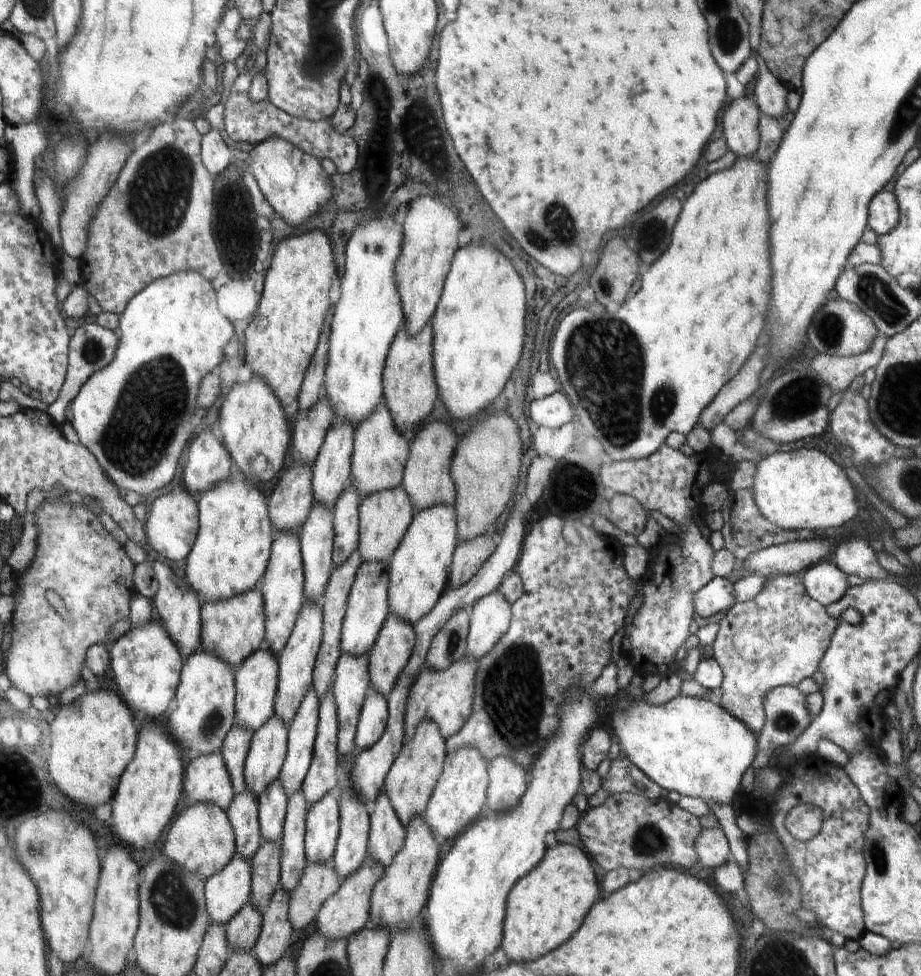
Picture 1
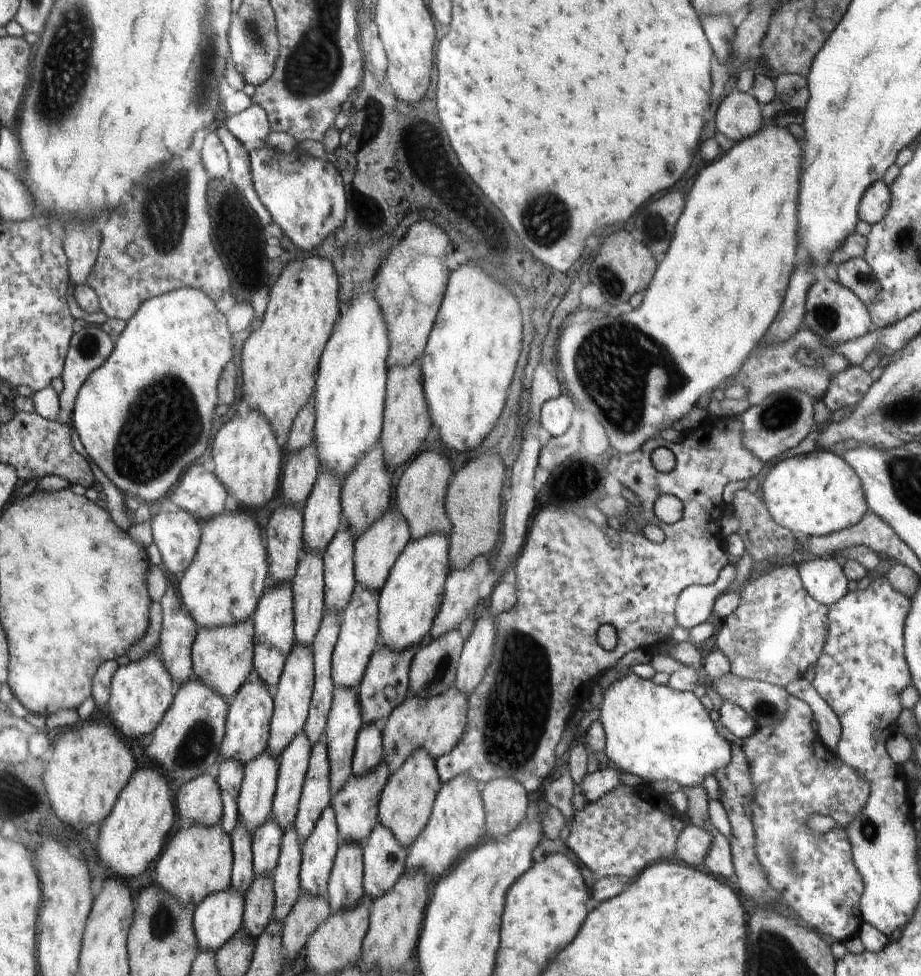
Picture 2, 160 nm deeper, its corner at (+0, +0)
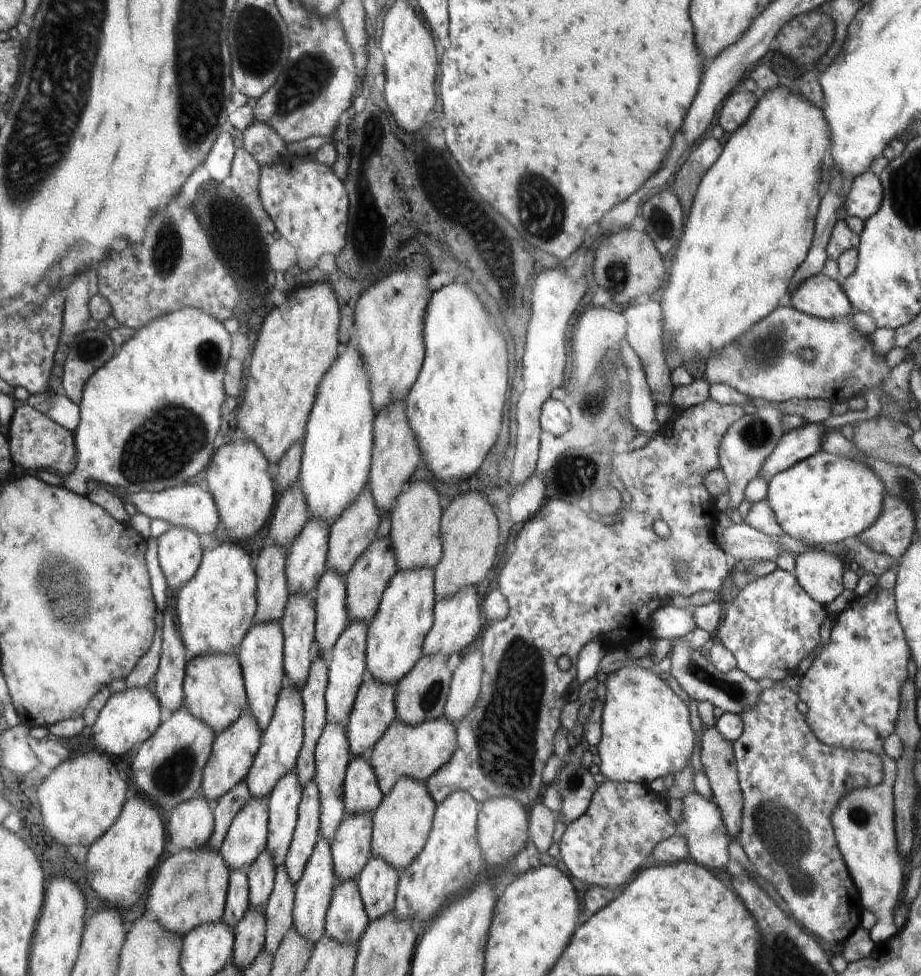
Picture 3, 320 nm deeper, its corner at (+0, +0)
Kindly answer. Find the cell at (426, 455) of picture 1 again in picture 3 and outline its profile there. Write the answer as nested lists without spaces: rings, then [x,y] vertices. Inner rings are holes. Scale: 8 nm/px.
[[[419,481],[410,485],[396,504],[391,512],[391,530],[388,536],[399,571],[434,569],[443,560],[443,544],[440,544],[440,516],[443,514],[438,504],[438,494],[430,483]]]

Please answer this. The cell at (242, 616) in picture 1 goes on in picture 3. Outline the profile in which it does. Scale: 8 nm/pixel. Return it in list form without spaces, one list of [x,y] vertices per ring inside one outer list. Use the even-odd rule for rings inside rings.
[[[208,655],[189,659],[183,693],[186,695],[185,708],[195,715],[218,736],[228,729],[250,704],[244,686],[243,669],[234,655]]]

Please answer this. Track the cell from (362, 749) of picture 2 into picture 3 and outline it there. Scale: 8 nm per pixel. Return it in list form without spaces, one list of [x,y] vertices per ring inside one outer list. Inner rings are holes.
[[[352,757],[343,786],[346,816],[373,816],[382,799],[383,794],[367,757]]]

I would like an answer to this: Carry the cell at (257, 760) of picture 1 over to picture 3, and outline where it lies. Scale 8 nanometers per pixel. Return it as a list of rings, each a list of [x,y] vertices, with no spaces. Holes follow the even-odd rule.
[[[268,797],[250,799],[234,817],[219,853],[232,871],[248,872],[249,866],[267,848]]]

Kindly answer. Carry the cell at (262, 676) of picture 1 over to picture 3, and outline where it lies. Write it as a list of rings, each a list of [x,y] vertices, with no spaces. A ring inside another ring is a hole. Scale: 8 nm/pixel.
[[[247,710],[226,730],[215,738],[214,748],[211,750],[210,760],[203,770],[202,796],[214,804],[235,788],[239,782],[245,781],[247,774],[254,764],[255,754],[262,741],[262,731],[259,729],[255,717]]]

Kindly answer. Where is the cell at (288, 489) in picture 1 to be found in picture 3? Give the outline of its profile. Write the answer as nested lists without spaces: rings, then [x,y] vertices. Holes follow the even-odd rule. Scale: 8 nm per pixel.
[[[273,541],[258,546],[254,570],[258,578],[256,602],[258,612],[254,615],[257,623],[279,621],[283,617],[289,590],[285,579],[285,551]]]

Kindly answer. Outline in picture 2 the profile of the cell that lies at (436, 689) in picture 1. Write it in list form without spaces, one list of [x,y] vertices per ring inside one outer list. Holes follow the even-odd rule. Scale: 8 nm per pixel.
[[[455,684],[444,694],[429,699],[419,699],[408,694],[403,704],[381,726],[383,760],[390,775],[400,770],[416,749],[427,750],[434,760],[448,754],[463,737],[467,726],[467,710],[468,698]]]

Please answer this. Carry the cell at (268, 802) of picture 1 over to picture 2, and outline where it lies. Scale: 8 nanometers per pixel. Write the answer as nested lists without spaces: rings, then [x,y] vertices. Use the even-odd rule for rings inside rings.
[[[273,816],[258,830],[253,832],[251,838],[253,871],[256,875],[272,875],[276,868],[283,830],[279,827]]]

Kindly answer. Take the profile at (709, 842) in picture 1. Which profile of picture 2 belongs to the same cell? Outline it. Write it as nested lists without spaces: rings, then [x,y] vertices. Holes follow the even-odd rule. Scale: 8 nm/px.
[[[688,821],[675,840],[673,853],[678,860],[682,860],[693,867],[698,866],[703,862],[711,842],[711,834]]]

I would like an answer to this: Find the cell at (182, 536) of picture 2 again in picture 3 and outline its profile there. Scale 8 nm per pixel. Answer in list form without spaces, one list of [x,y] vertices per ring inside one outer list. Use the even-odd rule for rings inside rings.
[[[172,526],[157,538],[157,557],[170,590],[180,590],[199,570],[200,540],[194,531]]]

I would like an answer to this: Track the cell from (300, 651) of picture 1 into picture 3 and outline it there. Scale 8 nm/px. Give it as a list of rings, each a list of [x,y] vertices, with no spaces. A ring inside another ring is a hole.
[[[290,681],[284,682],[271,724],[262,732],[259,750],[245,780],[252,799],[258,800],[270,796],[277,783],[288,773],[292,773],[296,766],[303,745],[303,710],[300,693],[300,689],[296,689]]]

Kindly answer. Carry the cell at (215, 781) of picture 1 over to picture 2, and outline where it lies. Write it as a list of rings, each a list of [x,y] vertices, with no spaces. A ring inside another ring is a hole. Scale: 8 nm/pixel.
[[[214,771],[177,788],[176,800],[176,808],[184,825],[213,827],[222,821],[223,797]]]

